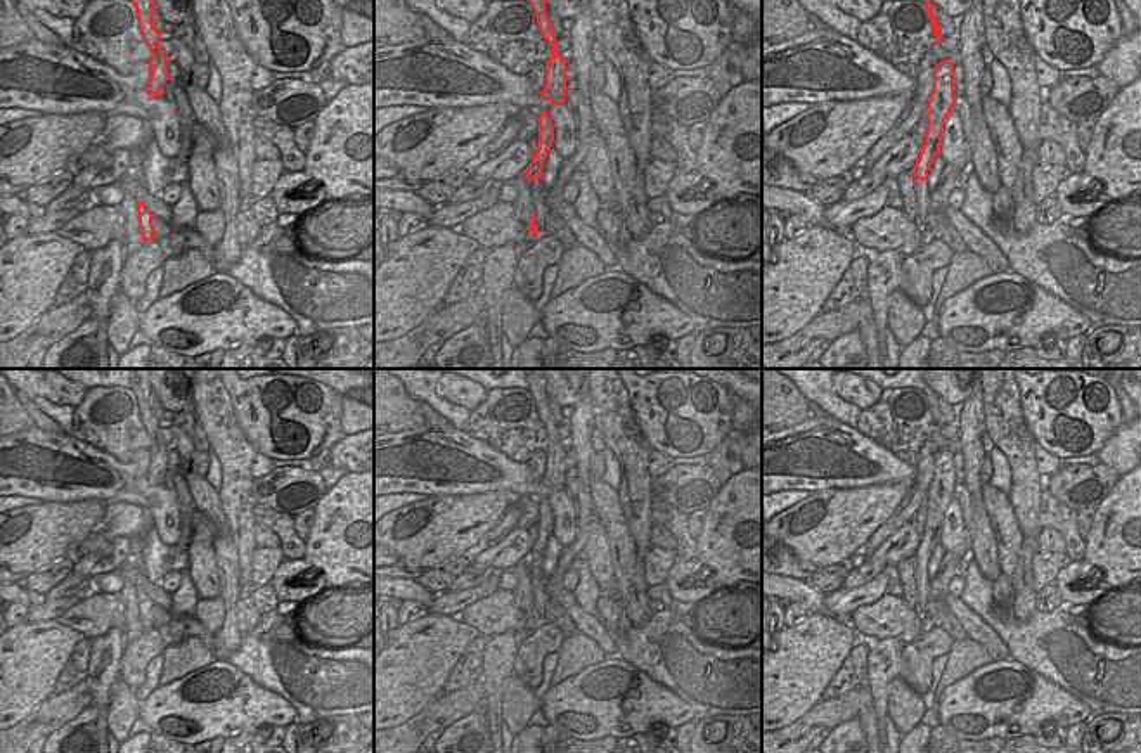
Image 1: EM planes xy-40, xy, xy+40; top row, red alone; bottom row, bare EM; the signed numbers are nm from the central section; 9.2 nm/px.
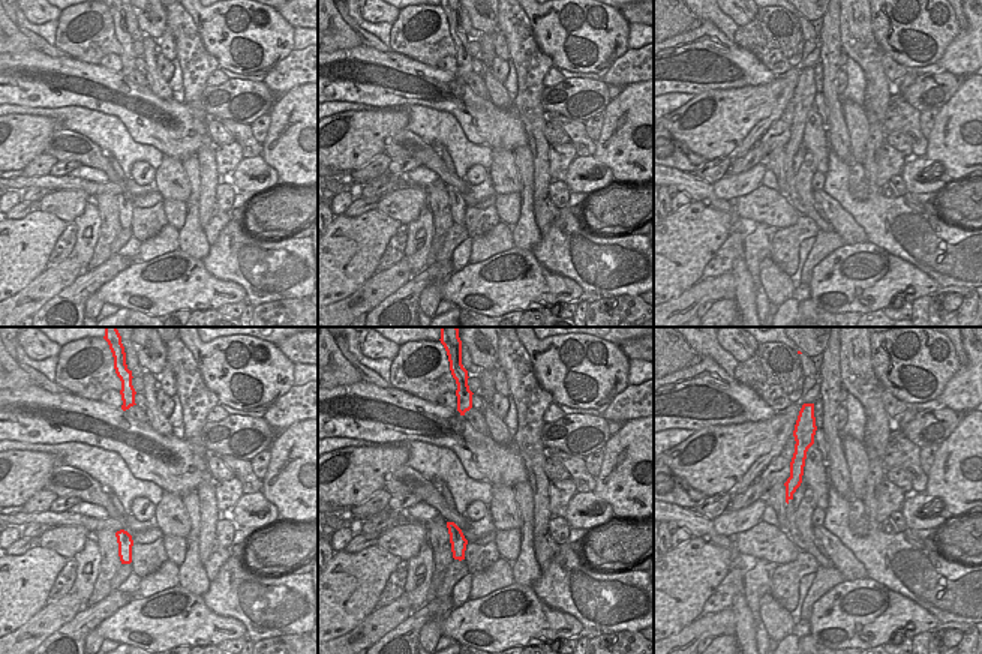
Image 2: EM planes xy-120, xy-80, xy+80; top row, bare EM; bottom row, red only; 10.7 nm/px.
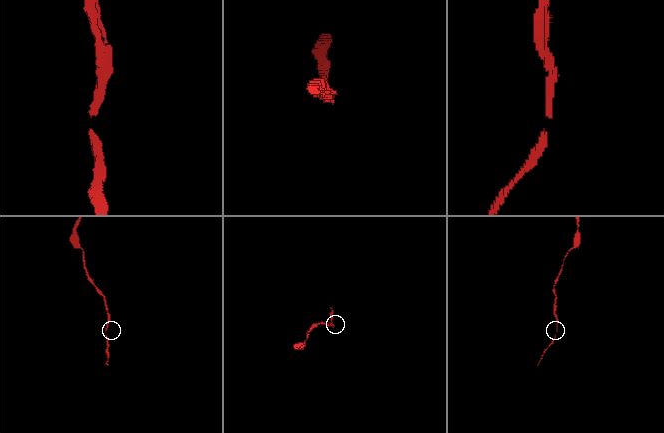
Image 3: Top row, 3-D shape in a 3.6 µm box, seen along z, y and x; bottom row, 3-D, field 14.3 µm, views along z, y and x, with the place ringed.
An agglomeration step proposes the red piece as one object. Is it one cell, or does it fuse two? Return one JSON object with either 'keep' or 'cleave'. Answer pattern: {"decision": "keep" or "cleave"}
{"decision": "keep"}

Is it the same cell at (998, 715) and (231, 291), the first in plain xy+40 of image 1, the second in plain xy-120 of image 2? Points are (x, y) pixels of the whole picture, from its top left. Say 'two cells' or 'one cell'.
one cell

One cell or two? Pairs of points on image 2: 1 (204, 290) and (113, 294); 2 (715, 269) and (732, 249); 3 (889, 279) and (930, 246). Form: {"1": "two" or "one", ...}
{"1": "one", "2": "one", "3": "two"}

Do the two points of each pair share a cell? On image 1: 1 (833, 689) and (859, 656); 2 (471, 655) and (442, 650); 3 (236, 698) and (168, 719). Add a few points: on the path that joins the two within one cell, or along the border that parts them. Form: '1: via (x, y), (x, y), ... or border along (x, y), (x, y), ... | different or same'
1: via (842, 681), (856, 665) | same
2: border along (477, 636), (457, 660), (442, 689) | different
3: via (219, 701), (186, 710) | same

